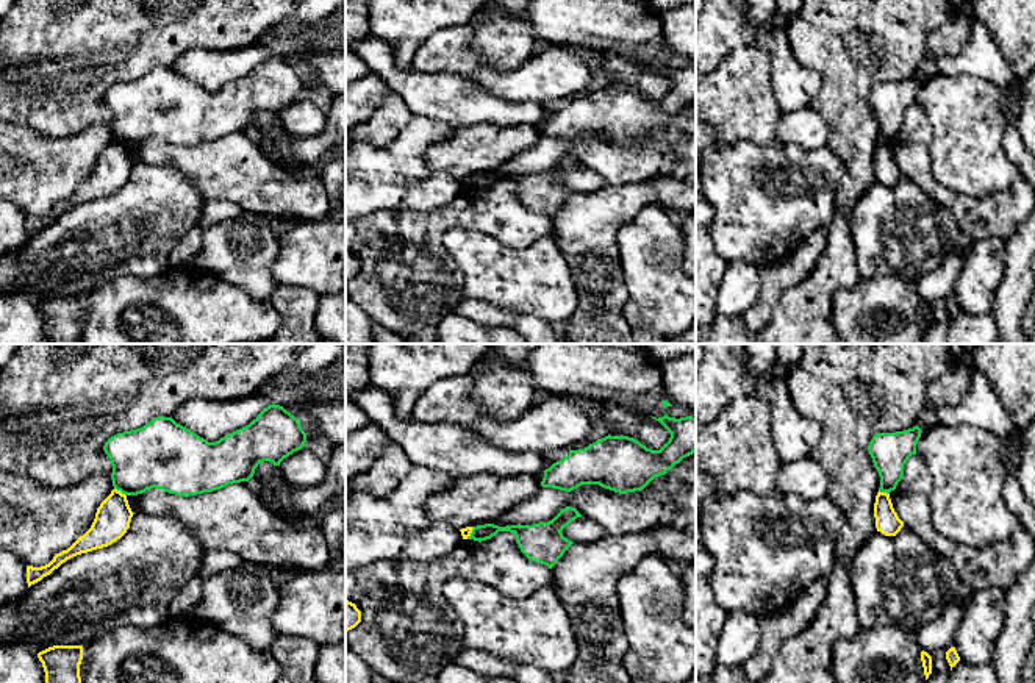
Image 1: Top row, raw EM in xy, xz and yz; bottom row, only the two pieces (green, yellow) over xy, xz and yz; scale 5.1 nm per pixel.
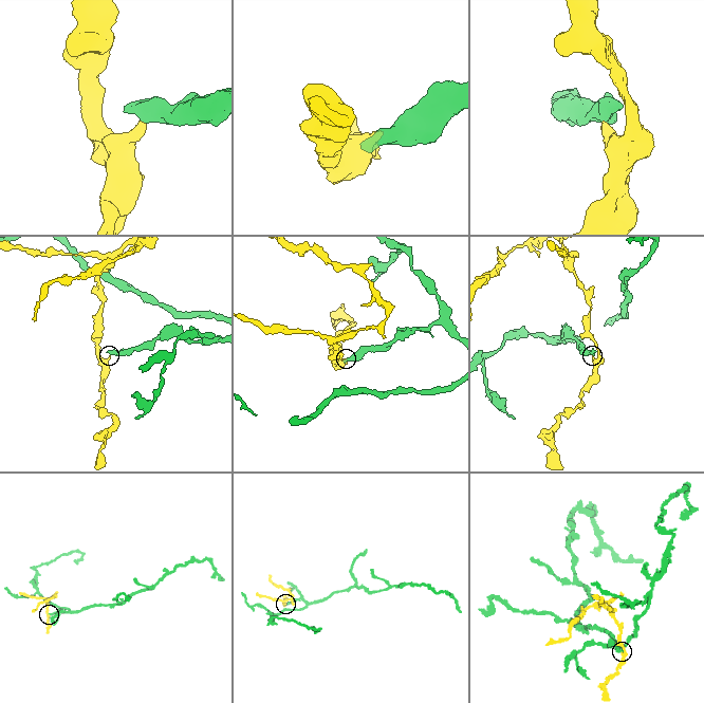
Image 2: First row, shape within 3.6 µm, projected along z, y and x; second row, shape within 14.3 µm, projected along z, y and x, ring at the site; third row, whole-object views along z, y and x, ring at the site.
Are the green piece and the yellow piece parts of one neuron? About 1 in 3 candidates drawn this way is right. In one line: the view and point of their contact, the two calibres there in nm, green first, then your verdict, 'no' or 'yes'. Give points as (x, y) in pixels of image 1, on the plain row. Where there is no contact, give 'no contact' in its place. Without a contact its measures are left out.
xy (121, 141) | 320/180 nm | no

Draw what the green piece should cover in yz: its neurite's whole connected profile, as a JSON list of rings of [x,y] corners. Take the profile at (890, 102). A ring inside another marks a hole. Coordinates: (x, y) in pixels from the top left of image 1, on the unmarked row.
[[[913,78],[896,83],[876,83],[868,95],[874,117],[880,127],[880,142],[890,144],[904,125],[904,114],[916,105],[916,94],[922,80]]]

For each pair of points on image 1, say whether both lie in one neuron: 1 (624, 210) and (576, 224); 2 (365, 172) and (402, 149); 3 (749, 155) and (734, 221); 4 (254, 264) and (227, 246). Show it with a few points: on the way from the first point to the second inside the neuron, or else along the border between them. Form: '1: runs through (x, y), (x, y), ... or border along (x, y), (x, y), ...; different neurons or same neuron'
1: runs through (612, 210), (605, 210), (588, 222); same neuron
2: runs through (374, 172), (379, 172), (393, 158); same neuron
3: runs through (749, 171), (749, 205); same neuron
4: runs through (247, 258), (239, 250), (233, 250); same neuron

